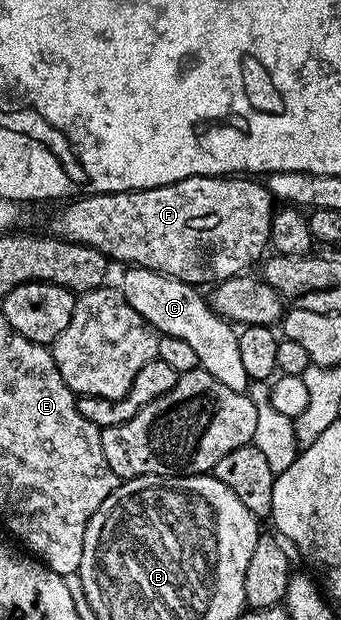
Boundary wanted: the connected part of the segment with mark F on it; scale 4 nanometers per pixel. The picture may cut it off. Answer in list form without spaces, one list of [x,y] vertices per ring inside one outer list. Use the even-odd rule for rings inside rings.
[[[207,176],[185,178],[151,190],[78,196],[63,206],[66,207],[50,222],[49,233],[53,237],[96,248],[115,263],[142,266],[202,288],[205,282],[217,284],[226,278],[239,277],[267,253],[276,199],[265,184],[253,177]]]

